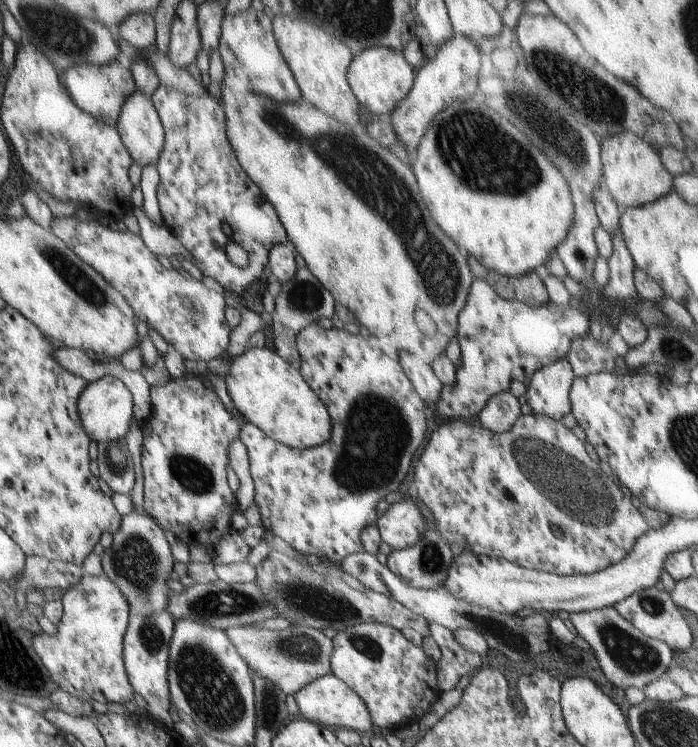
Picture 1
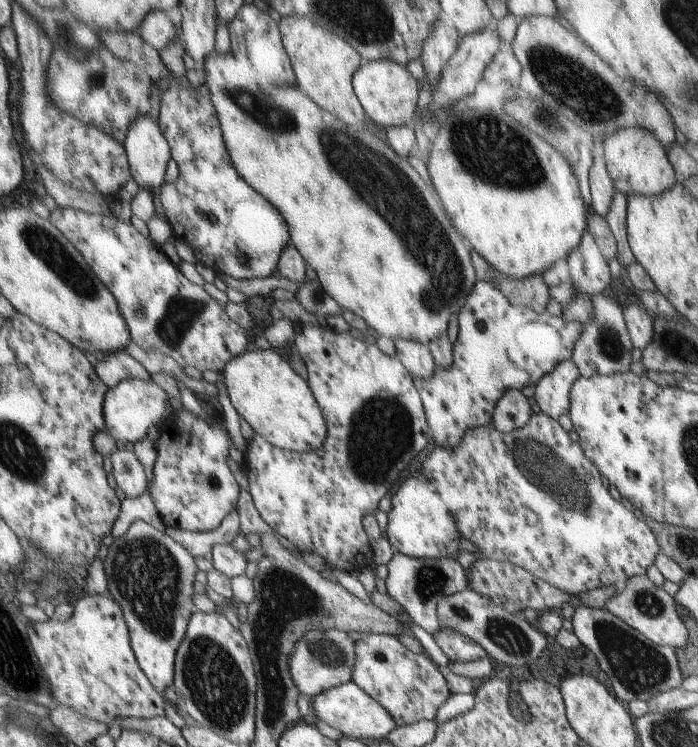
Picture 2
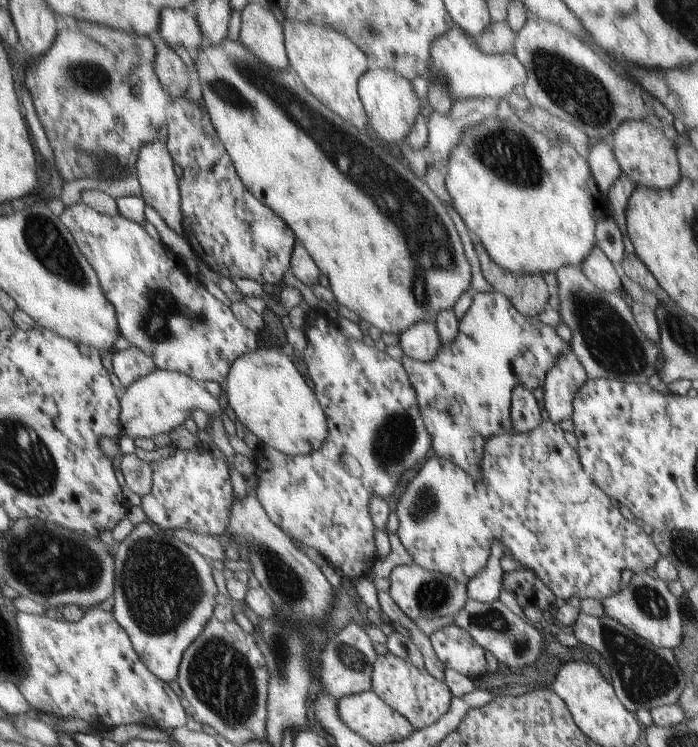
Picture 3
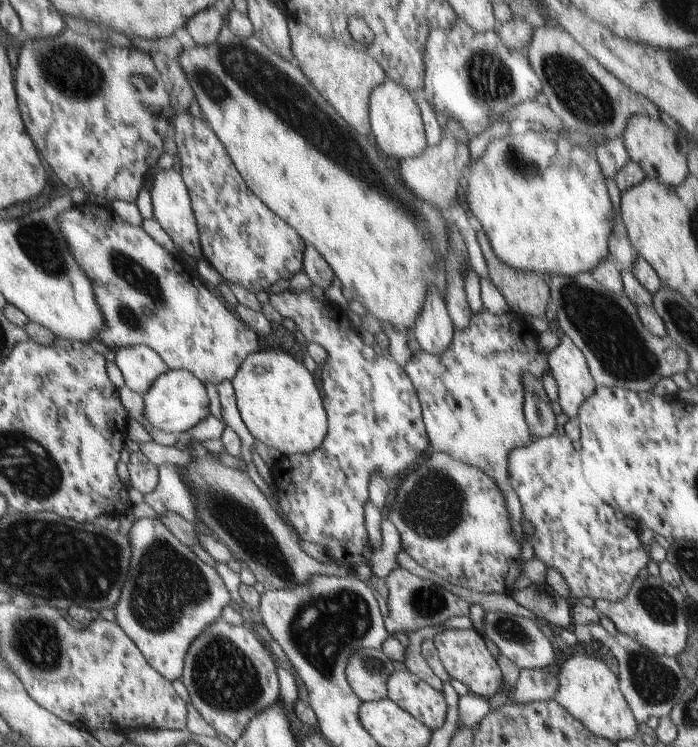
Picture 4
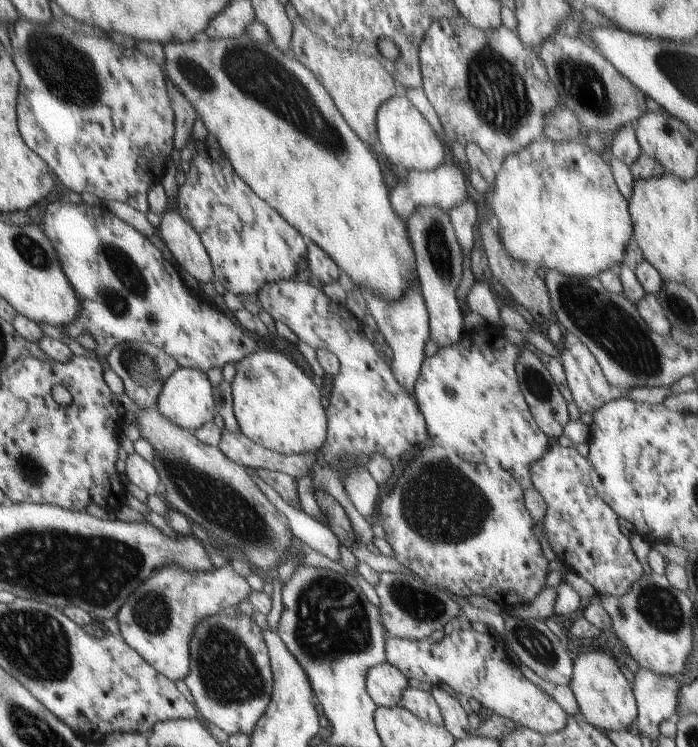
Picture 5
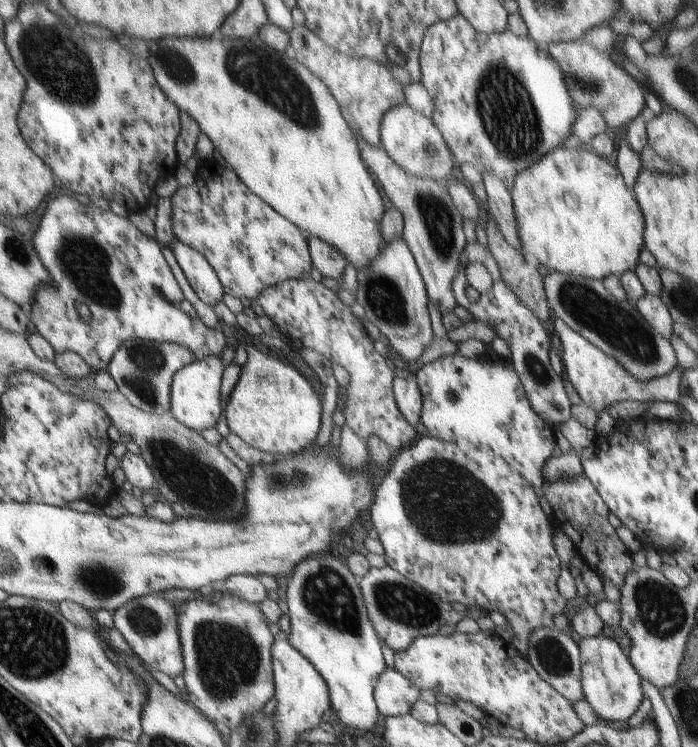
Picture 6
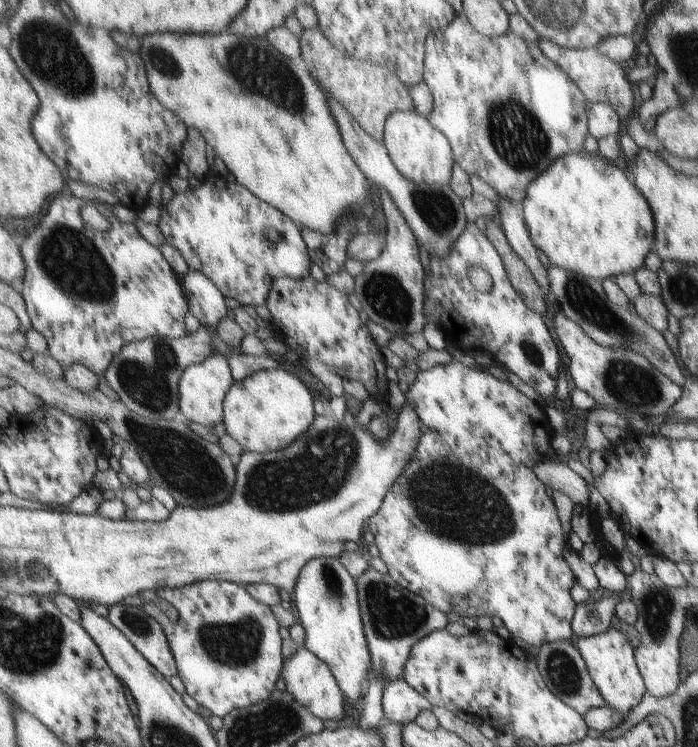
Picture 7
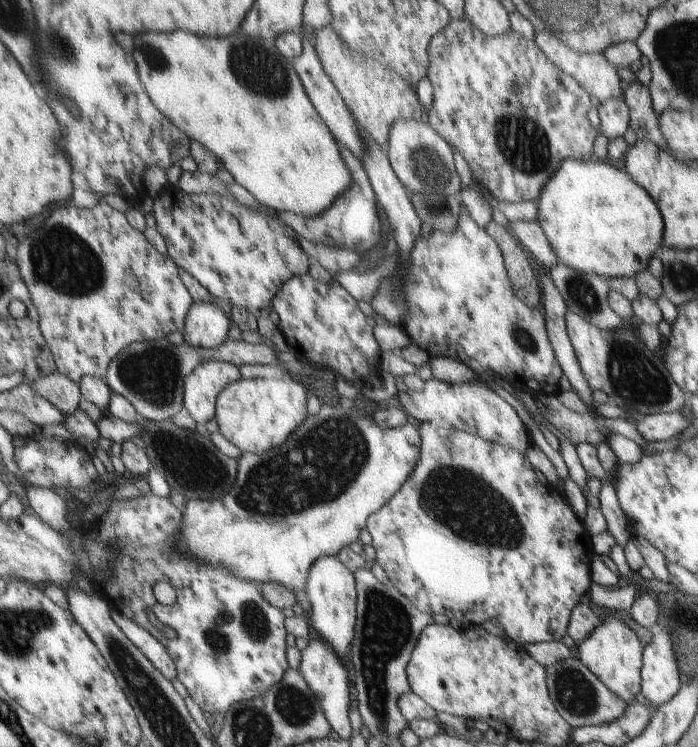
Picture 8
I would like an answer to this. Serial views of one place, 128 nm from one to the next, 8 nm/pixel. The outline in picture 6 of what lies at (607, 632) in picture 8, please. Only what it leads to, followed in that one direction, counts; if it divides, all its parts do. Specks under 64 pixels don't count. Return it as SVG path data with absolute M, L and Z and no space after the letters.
M600 634L595 637L582 637L579 642L580 662L582 666L582 690L584 699L594 708L596 716L606 724L625 726L626 720L640 708L642 690L640 690L639 671L624 656L616 640Z

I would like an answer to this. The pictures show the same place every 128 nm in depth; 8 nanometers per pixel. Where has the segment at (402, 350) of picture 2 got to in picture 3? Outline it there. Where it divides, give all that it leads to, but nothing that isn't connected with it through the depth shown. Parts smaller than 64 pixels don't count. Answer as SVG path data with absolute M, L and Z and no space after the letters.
M420 320L399 334L400 348L404 355L408 354L410 358L418 362L430 363L431 360L438 356L441 345L439 327L436 322L426 322Z

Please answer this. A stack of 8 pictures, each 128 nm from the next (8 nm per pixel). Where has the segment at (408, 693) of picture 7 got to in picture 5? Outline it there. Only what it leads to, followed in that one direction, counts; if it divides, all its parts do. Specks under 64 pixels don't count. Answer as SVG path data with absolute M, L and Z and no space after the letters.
M388 662L369 671L367 690L379 707L400 705L408 688L406 676Z

